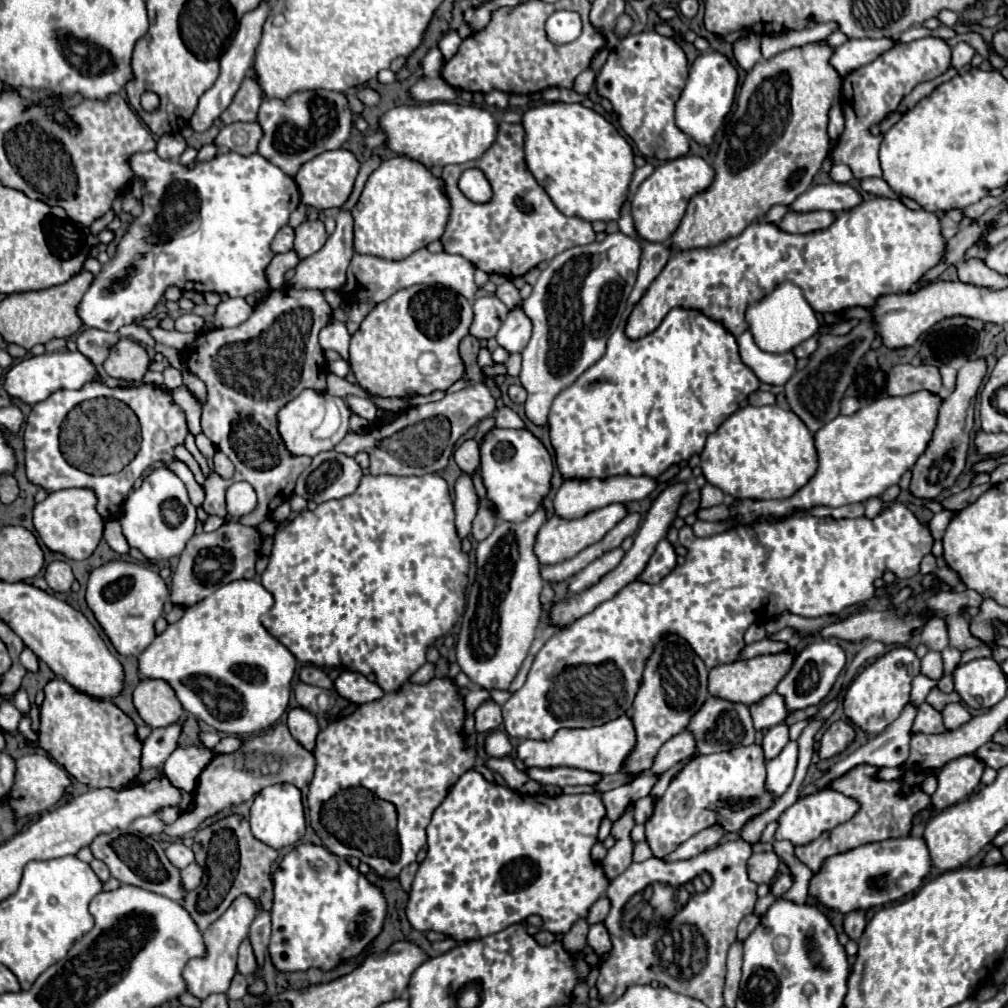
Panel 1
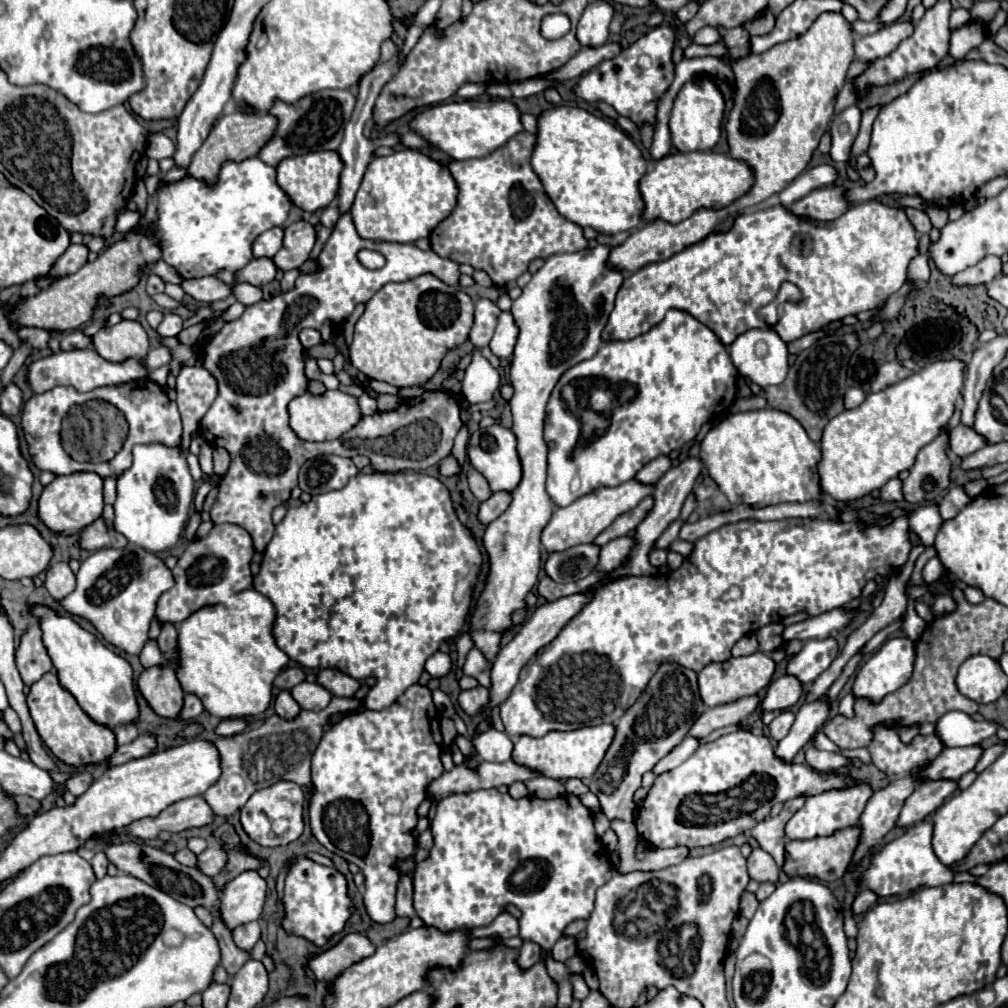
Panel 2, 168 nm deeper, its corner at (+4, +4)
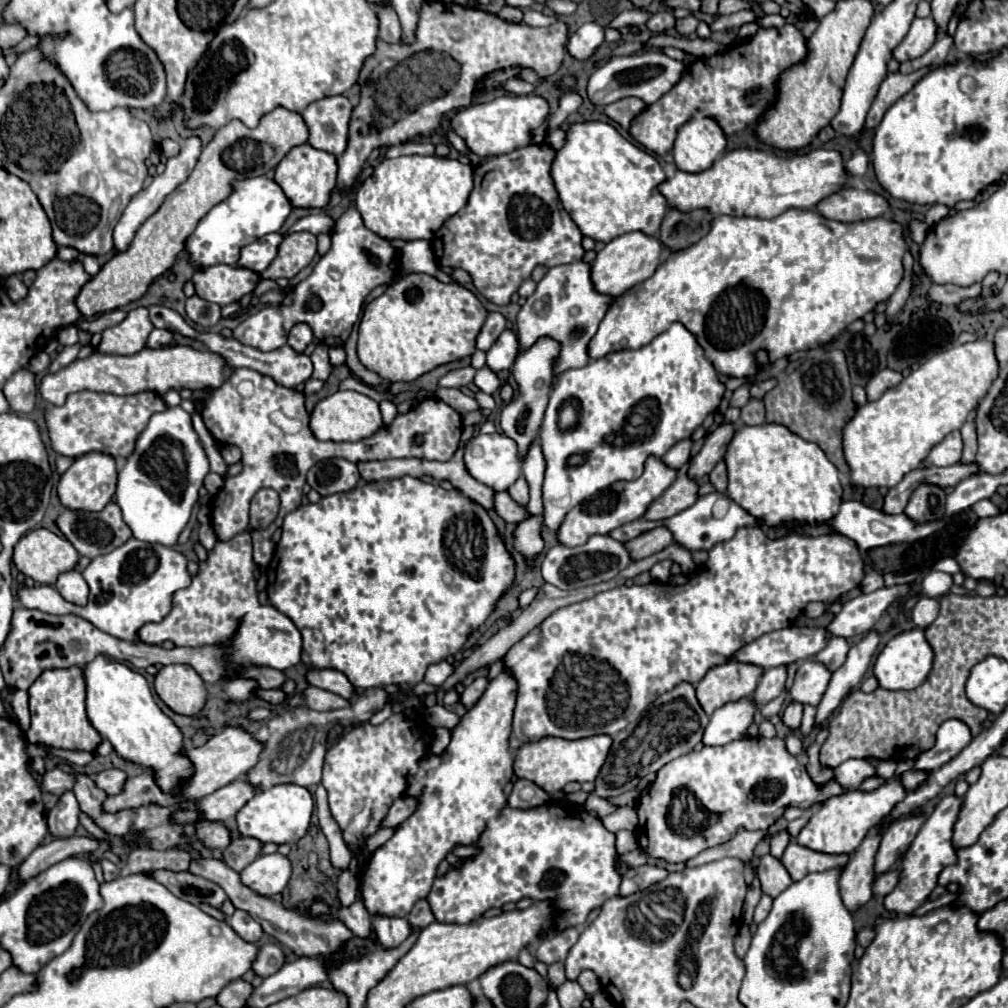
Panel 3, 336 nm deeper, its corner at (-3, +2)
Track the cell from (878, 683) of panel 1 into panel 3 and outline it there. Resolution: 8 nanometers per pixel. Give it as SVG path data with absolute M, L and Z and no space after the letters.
M915 627L909 631L903 631L899 635L895 635L879 653L875 665L873 665L873 675L879 681L879 687L889 689L889 691L899 691L899 689L915 689L919 687L925 679L927 673L931 671L931 663L933 663L933 653L931 647L927 645L927 639L923 635L923 629Z

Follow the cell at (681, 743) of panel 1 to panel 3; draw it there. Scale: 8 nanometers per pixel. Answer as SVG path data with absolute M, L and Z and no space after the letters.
M775 667L775 669L767 669L763 673L763 677L759 679L759 687L755 689L751 701L755 705L755 723L763 721L761 709L773 701L775 697L779 697L779 693L785 687L785 679L787 679L787 669L785 667Z

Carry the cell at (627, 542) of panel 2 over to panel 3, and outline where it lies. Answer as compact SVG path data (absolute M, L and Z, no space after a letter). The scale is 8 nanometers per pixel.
M657 527L657 529L647 531L631 541L625 541L625 549L629 551L631 561L639 561L639 559L645 559L645 557L665 549L671 541L673 541L673 535L669 533L669 529Z

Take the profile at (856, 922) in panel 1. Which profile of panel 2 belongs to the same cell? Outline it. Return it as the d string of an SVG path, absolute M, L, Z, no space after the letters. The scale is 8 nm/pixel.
M864 889L856 899L854 899L854 903L852 903L852 911L854 913L866 913L874 903L878 901L878 895L874 893L874 891L870 891L870 889Z

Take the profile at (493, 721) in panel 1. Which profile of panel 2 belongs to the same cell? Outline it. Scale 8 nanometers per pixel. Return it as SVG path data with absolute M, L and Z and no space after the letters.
M482 685L468 691L460 691L458 695L458 705L468 715L478 715L486 703L488 703L488 689Z

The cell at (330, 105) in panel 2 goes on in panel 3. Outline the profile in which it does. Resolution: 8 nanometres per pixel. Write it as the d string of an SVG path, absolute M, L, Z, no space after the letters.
M345 95L325 97L323 101L311 103L301 111L301 117L309 129L307 143L339 157L347 149L351 113L353 105Z

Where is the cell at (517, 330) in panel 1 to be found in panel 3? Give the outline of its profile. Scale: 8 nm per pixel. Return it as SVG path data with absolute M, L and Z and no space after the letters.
M505 329L499 339L493 343L493 347L487 351L487 367L495 373L505 371L511 367L519 353L519 341L513 329Z

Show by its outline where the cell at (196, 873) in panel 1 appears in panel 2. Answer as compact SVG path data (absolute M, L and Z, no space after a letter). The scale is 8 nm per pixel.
M214 845L214 847L208 847L204 853L198 855L198 869L204 871L206 875L214 877L226 867L226 861L228 861L226 851L222 847Z

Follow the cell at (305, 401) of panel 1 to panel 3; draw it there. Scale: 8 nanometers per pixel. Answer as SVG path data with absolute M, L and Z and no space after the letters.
M337 391L321 399L309 419L311 433L321 441L359 441L371 437L371 433L375 433L375 429L379 429L381 425L383 419L379 413L379 403L357 391Z

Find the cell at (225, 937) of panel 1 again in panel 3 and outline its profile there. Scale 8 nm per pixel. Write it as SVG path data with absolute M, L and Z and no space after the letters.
M273 853L257 857L241 871L241 883L261 897L273 897L281 893L291 877L289 859Z

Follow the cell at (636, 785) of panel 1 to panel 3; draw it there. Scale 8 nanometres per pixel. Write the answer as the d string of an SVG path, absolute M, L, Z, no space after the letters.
M749 699L731 701L717 709L711 715L709 725L705 727L703 745L705 747L727 745L739 737L745 737L747 727L753 723L753 711L755 707L751 705Z

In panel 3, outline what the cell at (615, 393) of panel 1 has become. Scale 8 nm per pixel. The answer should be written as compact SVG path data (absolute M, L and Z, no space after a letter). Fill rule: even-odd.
M673 323L665 333L657 335L649 345L641 347L641 349L623 349L623 351L615 351L615 353L609 353L597 361L591 361L589 365L581 367L581 369L569 369L567 373L563 373L561 381L557 381L557 387L551 391L551 397L549 397L549 405L547 405L547 411L545 411L545 419L543 419L543 425L541 425L541 445L543 445L543 455L547 457L547 473L545 473L545 483L543 483L543 505L545 505L545 527L555 531L565 513L569 509L573 509L575 505L579 505L581 501L585 501L587 497L591 497L593 493L597 493L599 489L605 489L609 485L613 485L615 481L635 481L641 473L643 473L643 465L645 461L653 455L653 457L663 457L663 453L667 453L677 441L683 441L683 439L689 439L691 433L705 421L705 417L709 413L715 413L717 407L721 405L723 401L723 395L725 395L725 385L719 381L719 373L717 369L713 367L713 363L705 357L703 353L703 347L699 345L697 337L681 323ZM571 401L577 401L579 403L579 421L575 427L569 427L569 429L561 429L559 427L559 411L565 403L571 403Z

